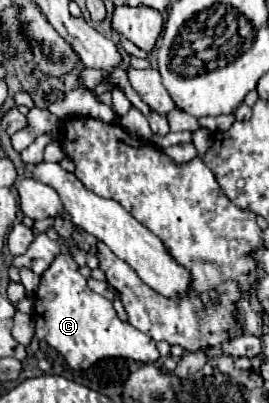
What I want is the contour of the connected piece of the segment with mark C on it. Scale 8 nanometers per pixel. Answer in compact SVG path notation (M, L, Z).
M68 252L58 254L42 274L36 292L36 320L44 320L44 324L36 324L36 338L46 340L54 350L58 350L74 370L86 370L102 358L130 358L136 362L158 360L156 342L132 324L122 322L112 300L94 294L88 288L86 278L78 272L78 264Z

